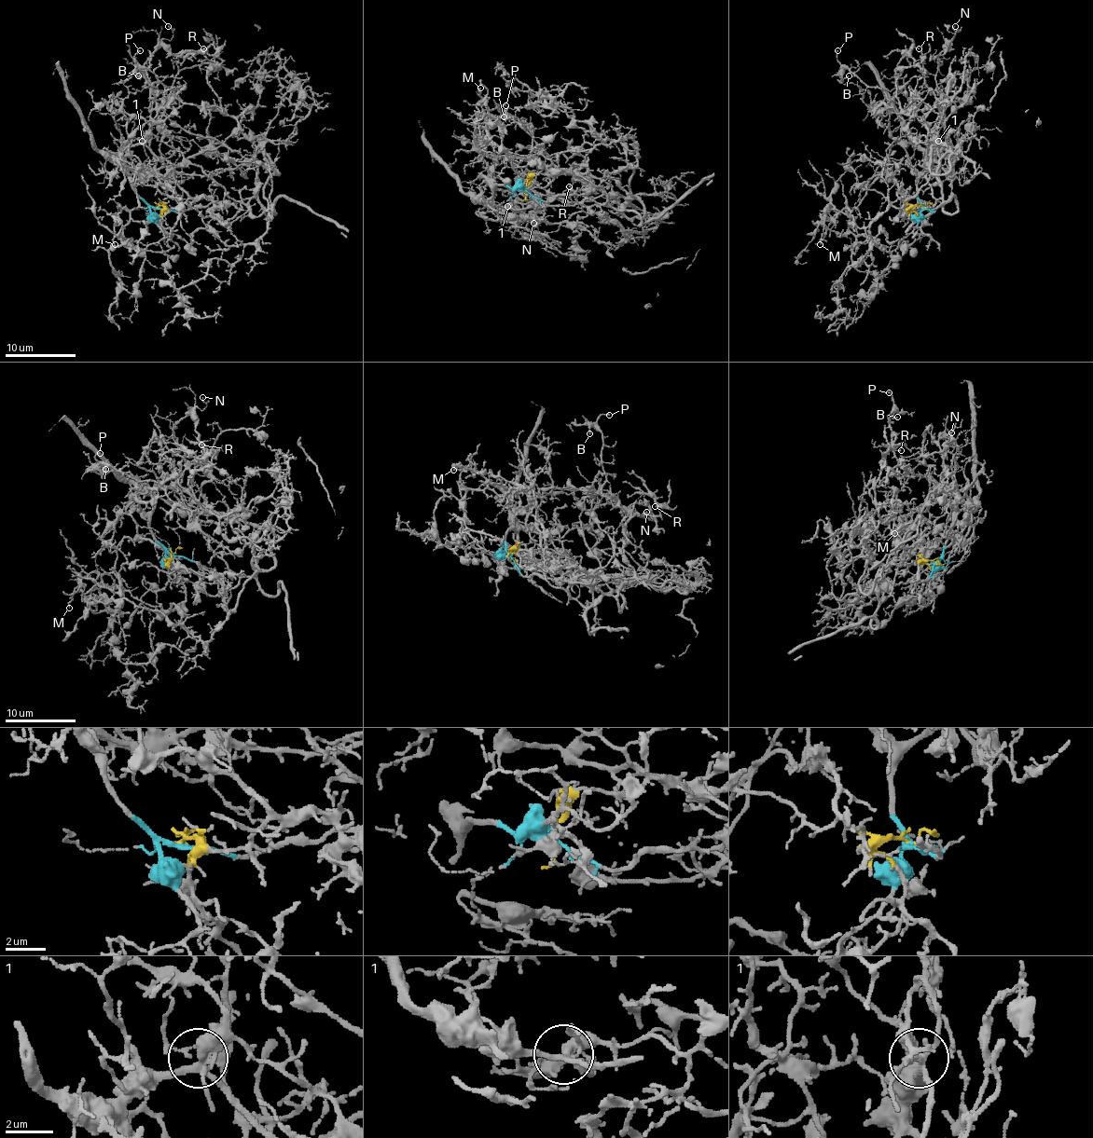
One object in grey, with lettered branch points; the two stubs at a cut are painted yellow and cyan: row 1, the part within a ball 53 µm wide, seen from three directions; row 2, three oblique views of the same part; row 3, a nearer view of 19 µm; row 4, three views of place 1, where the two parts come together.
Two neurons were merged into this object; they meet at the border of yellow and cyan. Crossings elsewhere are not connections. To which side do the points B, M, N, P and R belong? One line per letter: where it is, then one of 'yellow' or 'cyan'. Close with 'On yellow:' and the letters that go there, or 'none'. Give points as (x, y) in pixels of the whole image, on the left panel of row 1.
B: at (138, 75); yellow
M: at (115, 244); yellow
N: at (168, 26); cyan
P: at (140, 50); yellow
R: at (203, 48); yellow
On yellow: B, M, P, R

